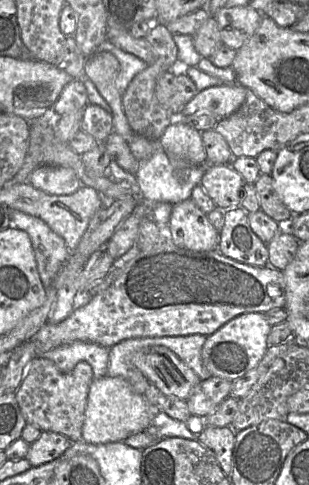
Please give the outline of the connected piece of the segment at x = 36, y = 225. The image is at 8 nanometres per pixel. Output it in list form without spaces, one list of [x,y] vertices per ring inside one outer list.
[[[10,210],[10,224],[9,227],[17,227],[29,235],[40,280],[47,288],[68,259],[71,250],[64,239],[38,217]]]

